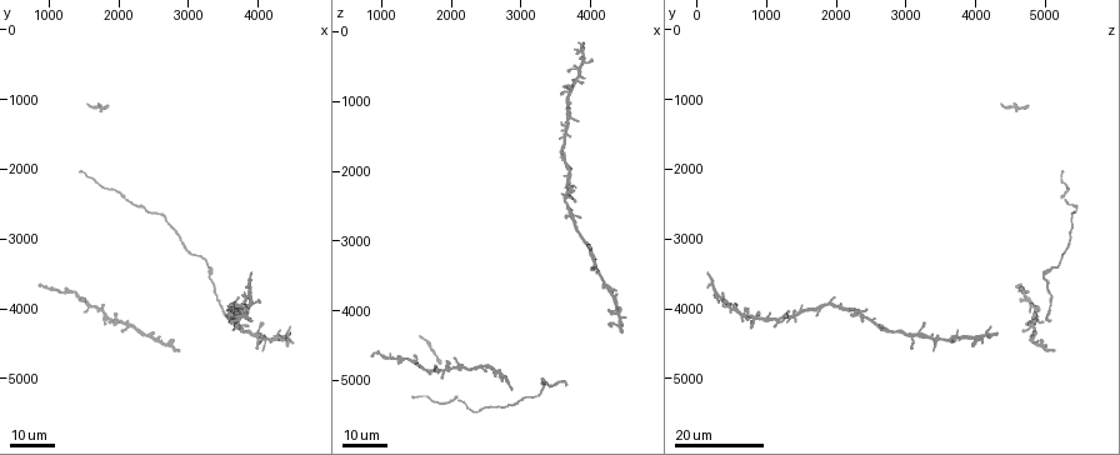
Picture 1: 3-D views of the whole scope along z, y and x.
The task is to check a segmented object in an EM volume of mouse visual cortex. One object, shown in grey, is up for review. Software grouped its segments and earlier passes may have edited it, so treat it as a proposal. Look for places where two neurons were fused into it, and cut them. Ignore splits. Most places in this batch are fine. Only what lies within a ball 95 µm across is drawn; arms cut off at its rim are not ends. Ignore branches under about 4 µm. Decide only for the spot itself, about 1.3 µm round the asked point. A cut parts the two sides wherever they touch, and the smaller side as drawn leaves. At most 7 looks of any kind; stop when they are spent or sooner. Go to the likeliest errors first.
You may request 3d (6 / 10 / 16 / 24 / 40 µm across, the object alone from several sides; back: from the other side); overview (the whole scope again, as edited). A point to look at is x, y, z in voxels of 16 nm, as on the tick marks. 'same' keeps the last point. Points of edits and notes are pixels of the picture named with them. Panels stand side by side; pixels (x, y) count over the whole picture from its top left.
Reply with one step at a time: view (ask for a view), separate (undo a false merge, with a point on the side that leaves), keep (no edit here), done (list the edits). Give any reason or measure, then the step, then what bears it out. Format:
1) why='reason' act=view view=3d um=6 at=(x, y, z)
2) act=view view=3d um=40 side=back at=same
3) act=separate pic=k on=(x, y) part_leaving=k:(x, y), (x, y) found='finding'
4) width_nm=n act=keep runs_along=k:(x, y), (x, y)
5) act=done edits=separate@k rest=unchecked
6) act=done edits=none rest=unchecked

why='thick turns thin' act=view view=3d um=16 at=(3300, 3550, 5000)

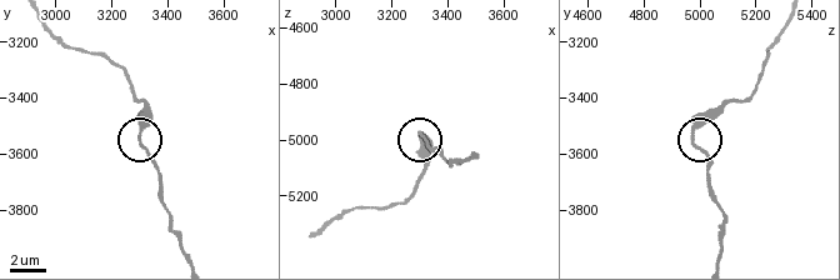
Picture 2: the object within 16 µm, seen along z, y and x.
act=view view=3d um=10 at=(3320, 3500, 4990)

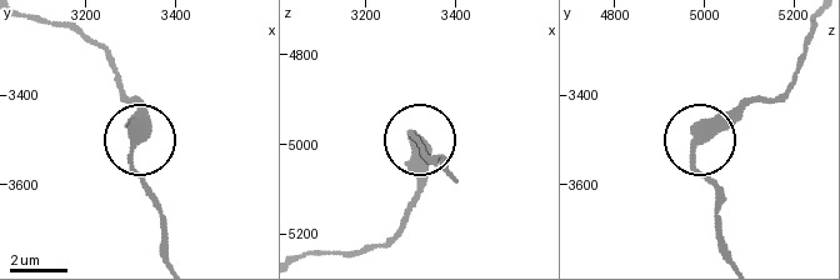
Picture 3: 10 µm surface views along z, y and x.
act=view view=3d um=6 at=(3315, 3505, 4985)

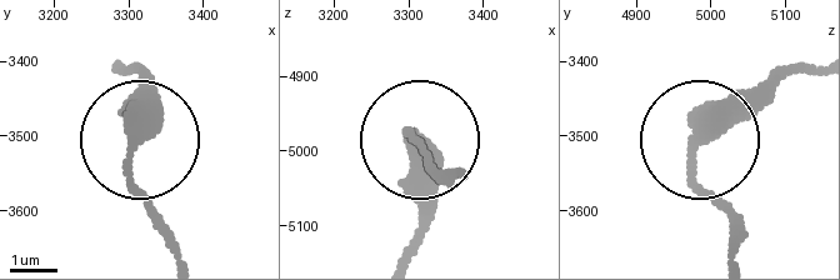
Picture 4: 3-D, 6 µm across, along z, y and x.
act=keep runs_along=4:(180, 254), (133, 170), (145, 66) found='continuous, no second neuron'

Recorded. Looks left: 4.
why='three arms meet' act=view view=3d um=16 at=(950, 3700, 4650)

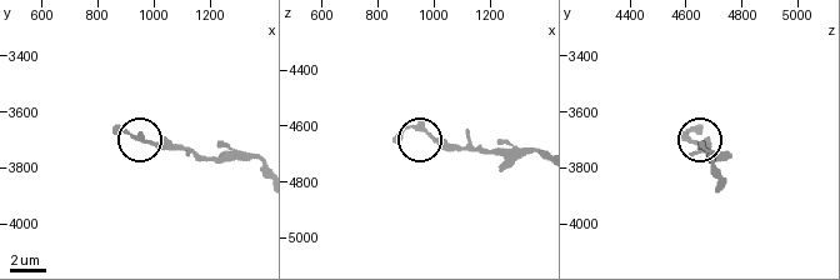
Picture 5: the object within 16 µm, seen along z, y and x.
act=view view=3d um=6 at=(980, 3710, 4630)

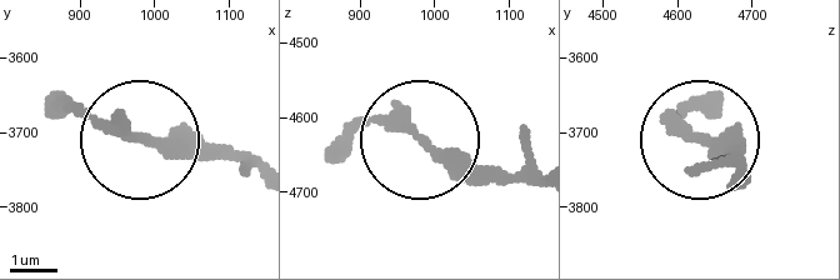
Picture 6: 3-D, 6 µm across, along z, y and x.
act=view view=3d um=6 side=back at=(990, 3715, 4640)

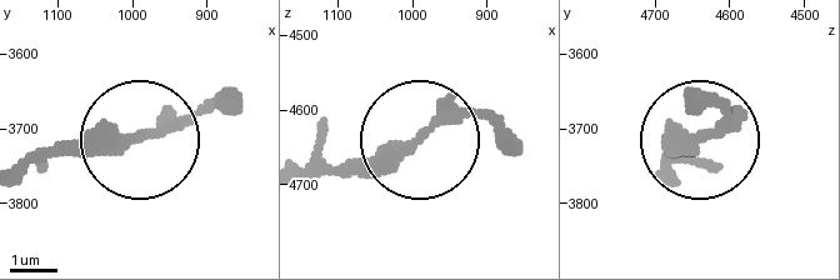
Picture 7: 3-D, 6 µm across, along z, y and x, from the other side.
arms=3 act=keep runs_along=7:(23, 169), (154, 136), (223, 89) found='one neuron here'

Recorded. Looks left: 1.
act=done edits=none rest=unchecked

